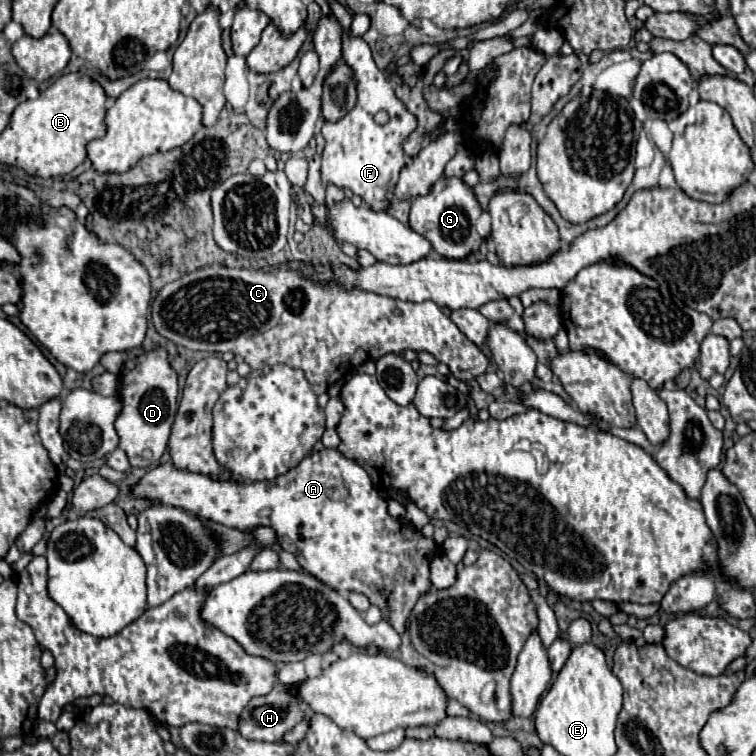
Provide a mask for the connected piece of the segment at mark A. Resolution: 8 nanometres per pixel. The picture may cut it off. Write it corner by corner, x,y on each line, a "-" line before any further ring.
337,448
311,454
297,468
289,470
289,474
283,474
273,482
215,480
205,474
179,470
167,462
149,470
133,488
133,494
161,504
185,508
199,518
213,520
249,534
259,526
269,526
277,536
277,544
291,552
307,574
315,576
341,594
365,594
369,602
383,612
383,620
389,622
397,634
405,632
405,624
415,602
429,592
429,564
441,552
441,546
433,538
423,536
421,530
415,530
405,520
393,518
387,512
387,500
373,486
367,470
355,460
345,458

